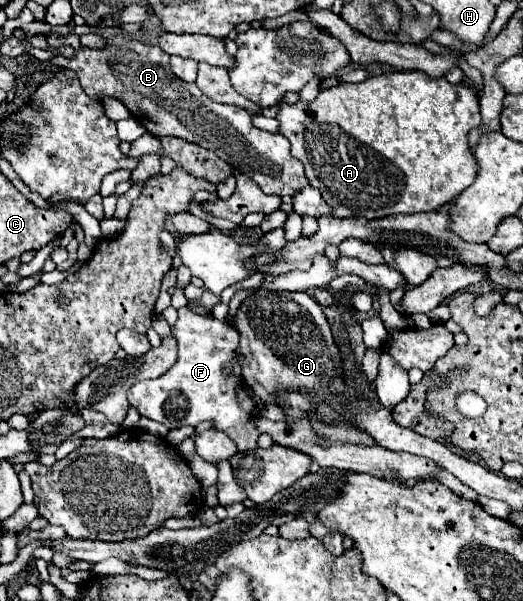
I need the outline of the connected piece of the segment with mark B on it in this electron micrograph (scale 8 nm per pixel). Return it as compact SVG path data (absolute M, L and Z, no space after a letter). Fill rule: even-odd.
M116 33L102 49L76 49L76 55L66 61L66 67L78 75L82 89L92 99L116 97L136 119L142 119L138 123L142 123L154 137L172 135L216 151L216 155L228 165L254 179L264 193L292 197L298 189L310 185L302 163L296 157L290 157L290 141L286 141L286 137L254 127L252 115L242 107L216 103L204 97L196 83L186 83L174 77L168 57L170 55L156 45L146 45L128 35Z

